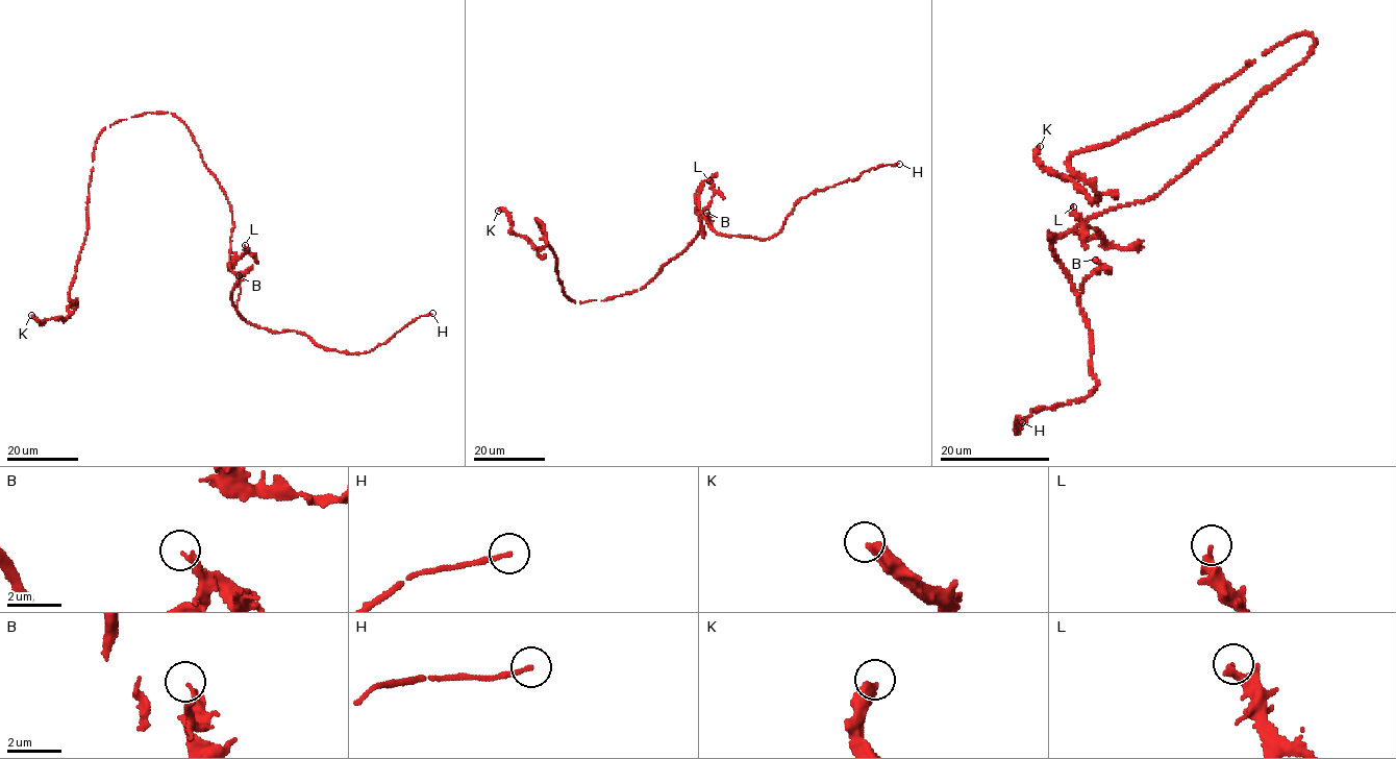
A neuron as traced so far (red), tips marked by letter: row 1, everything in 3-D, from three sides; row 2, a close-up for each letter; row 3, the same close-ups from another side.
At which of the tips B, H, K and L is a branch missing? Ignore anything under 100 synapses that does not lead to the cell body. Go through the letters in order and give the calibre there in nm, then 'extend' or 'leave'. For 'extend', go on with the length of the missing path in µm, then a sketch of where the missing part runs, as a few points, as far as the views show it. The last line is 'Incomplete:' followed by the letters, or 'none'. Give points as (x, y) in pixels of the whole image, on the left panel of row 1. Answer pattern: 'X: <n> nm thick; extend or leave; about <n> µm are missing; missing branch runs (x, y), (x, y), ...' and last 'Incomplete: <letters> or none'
B: 240 nm thick; leave
H: 160 nm thick; leave
K: 400 nm thick; leave
L: 170 nm thick; leave
Incomplete: none

